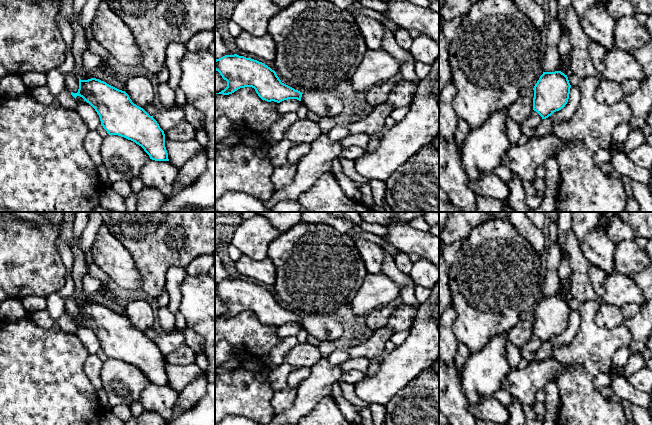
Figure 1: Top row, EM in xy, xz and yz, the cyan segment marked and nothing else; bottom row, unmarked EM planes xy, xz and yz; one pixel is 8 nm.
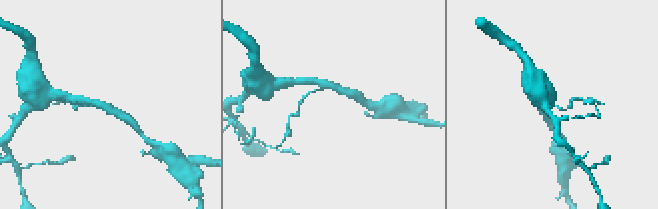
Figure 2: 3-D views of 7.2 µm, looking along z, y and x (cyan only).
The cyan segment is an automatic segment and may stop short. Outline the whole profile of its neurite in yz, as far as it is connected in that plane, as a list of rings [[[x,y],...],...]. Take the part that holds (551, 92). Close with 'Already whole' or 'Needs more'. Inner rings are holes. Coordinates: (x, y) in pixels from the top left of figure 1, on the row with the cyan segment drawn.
[[[561,71],[543,72],[535,84],[533,110],[542,119],[561,110],[568,102],[571,85],[567,75]]]. Already whole

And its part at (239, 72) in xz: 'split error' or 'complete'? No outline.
complete

